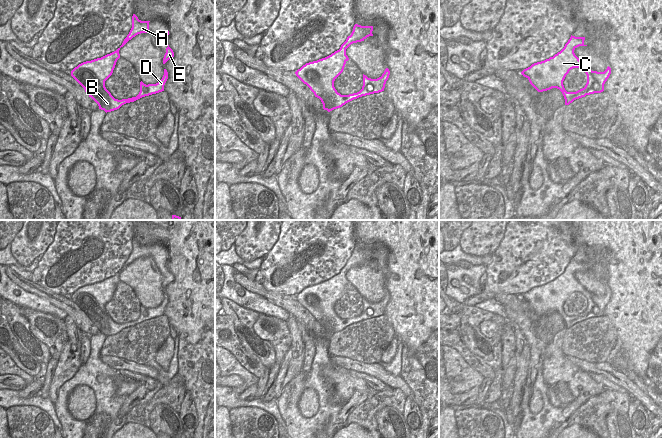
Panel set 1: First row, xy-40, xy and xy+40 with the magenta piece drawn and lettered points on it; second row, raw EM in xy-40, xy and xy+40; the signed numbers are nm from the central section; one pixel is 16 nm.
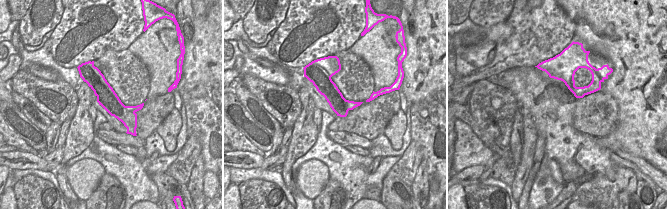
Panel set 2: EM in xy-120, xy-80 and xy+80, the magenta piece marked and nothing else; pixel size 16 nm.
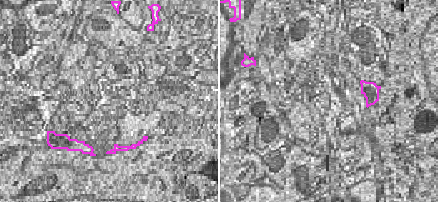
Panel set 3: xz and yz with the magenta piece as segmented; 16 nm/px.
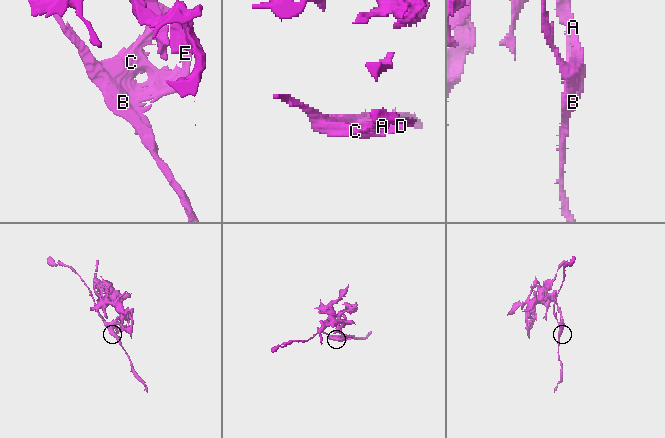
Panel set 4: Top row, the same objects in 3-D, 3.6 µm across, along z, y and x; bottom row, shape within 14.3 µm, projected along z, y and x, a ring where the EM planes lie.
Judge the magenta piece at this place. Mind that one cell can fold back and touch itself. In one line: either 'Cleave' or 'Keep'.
Cleave

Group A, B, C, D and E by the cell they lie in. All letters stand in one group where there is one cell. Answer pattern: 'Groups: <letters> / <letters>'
Groups: A C D E / B

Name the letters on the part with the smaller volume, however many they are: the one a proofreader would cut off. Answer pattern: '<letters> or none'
B

